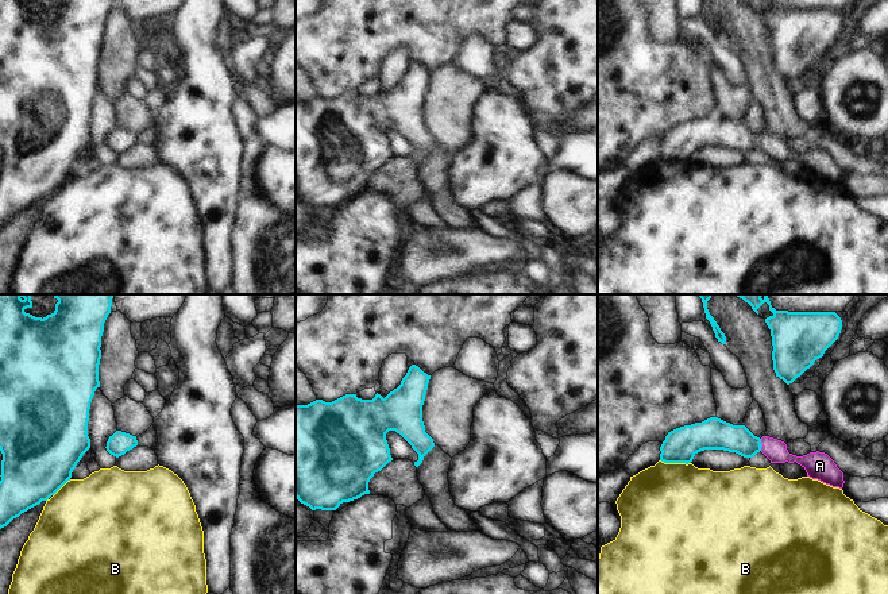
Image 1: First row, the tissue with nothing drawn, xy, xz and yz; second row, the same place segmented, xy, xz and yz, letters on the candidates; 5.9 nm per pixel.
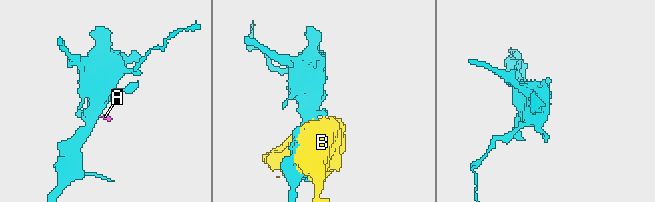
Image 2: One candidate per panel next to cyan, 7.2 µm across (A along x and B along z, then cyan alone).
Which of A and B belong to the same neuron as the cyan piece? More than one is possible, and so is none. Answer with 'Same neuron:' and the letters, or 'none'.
Same neuron: A

